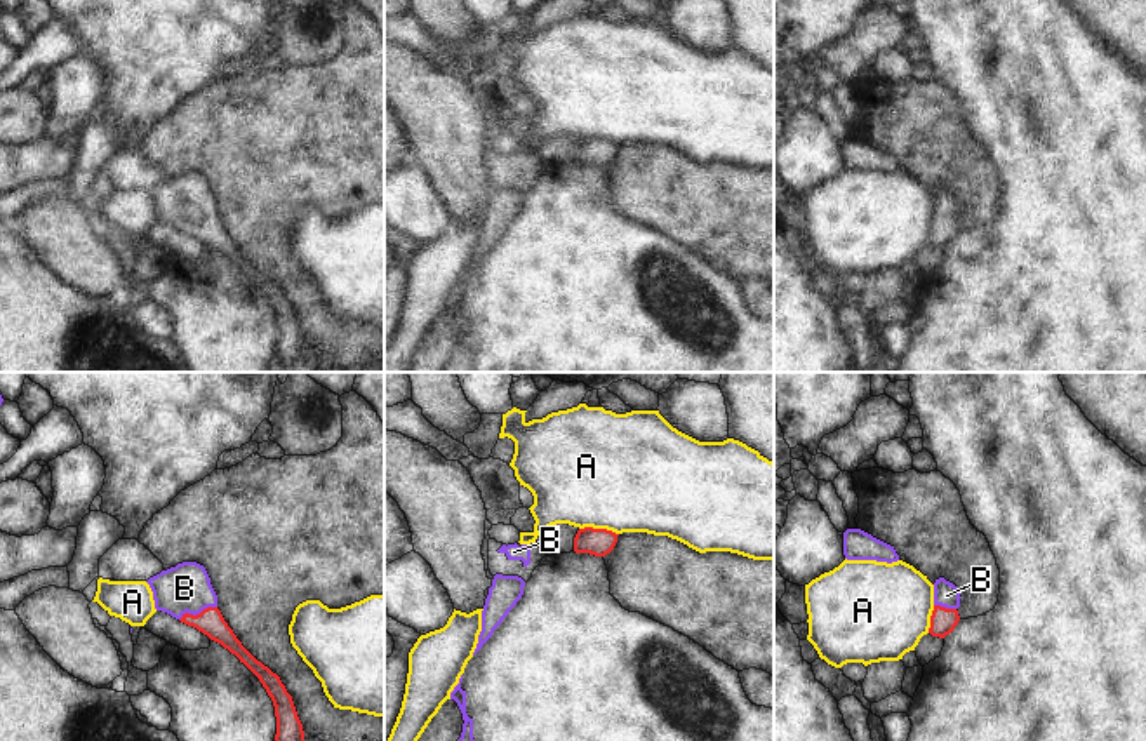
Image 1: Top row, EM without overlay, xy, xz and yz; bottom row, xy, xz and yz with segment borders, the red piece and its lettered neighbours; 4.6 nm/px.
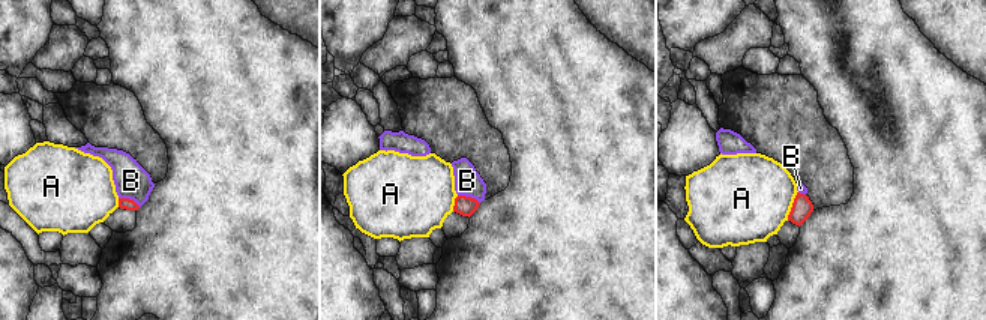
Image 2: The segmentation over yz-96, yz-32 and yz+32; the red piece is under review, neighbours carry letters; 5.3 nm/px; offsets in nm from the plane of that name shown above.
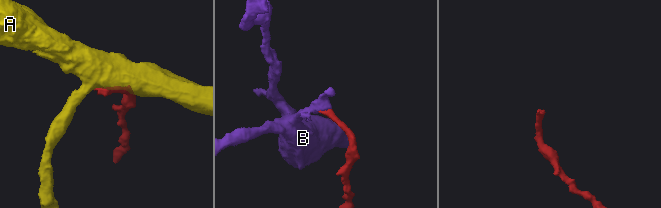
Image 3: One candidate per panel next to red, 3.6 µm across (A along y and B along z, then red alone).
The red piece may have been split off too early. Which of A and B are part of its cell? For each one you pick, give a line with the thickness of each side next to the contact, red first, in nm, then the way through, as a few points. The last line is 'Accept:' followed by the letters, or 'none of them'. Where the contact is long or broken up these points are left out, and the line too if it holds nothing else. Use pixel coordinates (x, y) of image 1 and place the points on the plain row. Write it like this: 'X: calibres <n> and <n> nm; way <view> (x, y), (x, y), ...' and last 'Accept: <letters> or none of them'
B: calibres 120 and 220 nm; way xy (209, 232), (197, 225), (197, 216), (185, 199)
Accept: B

